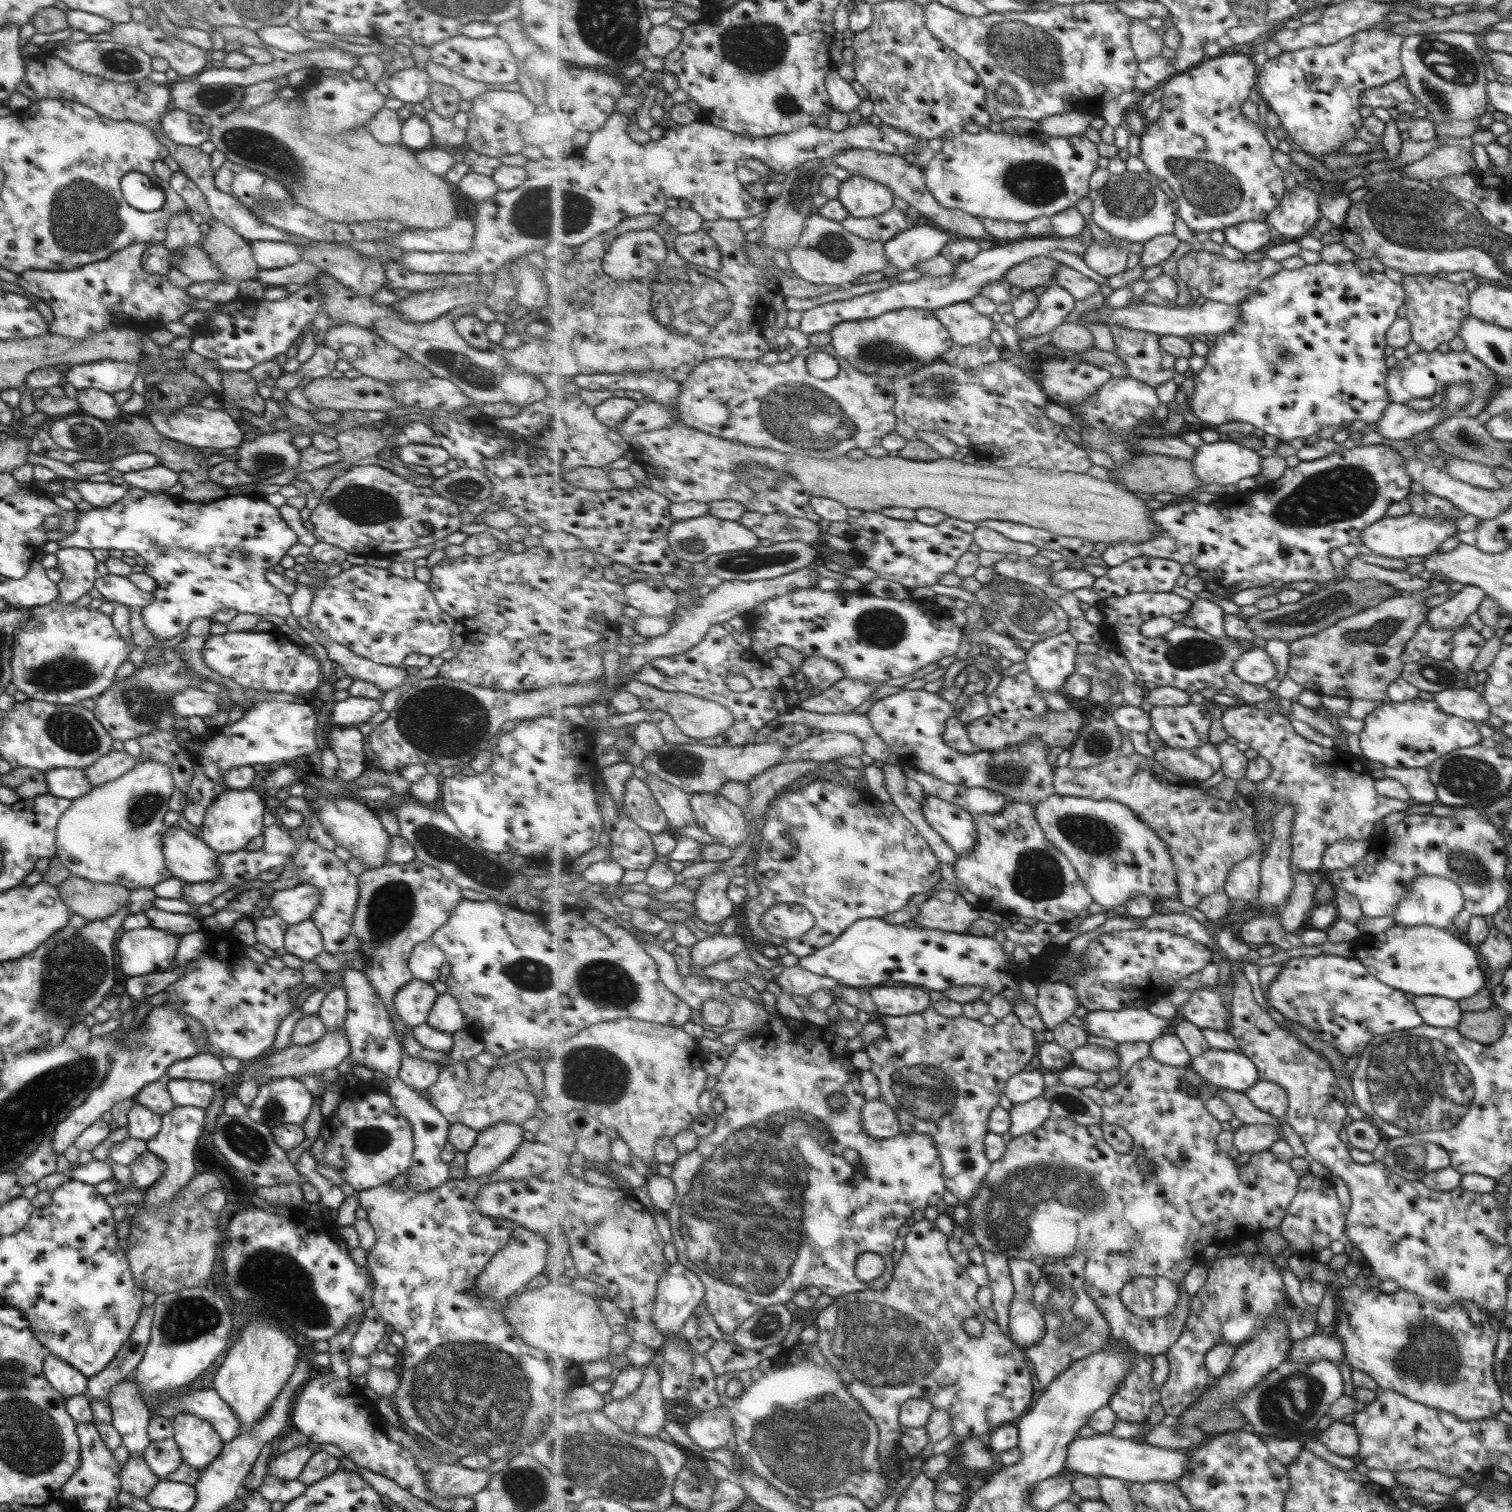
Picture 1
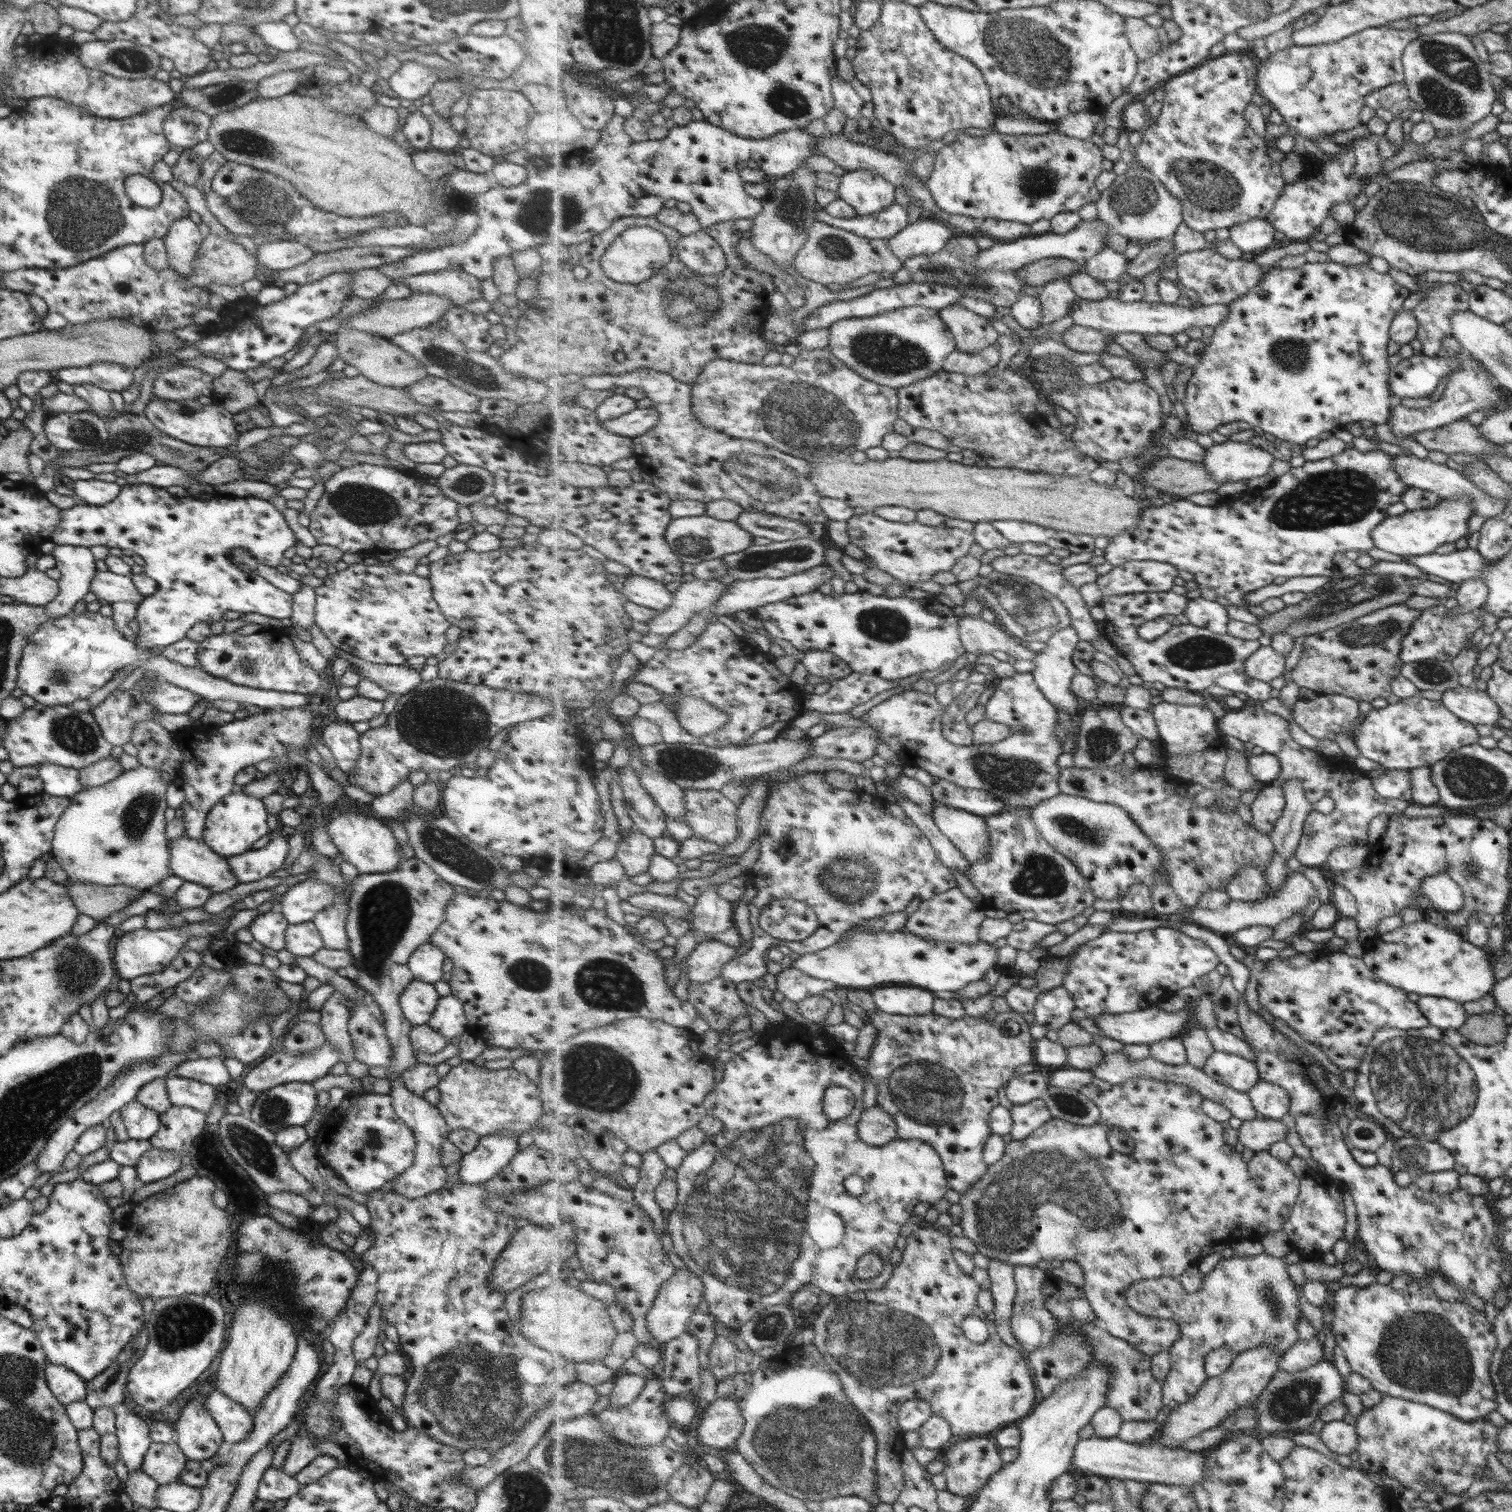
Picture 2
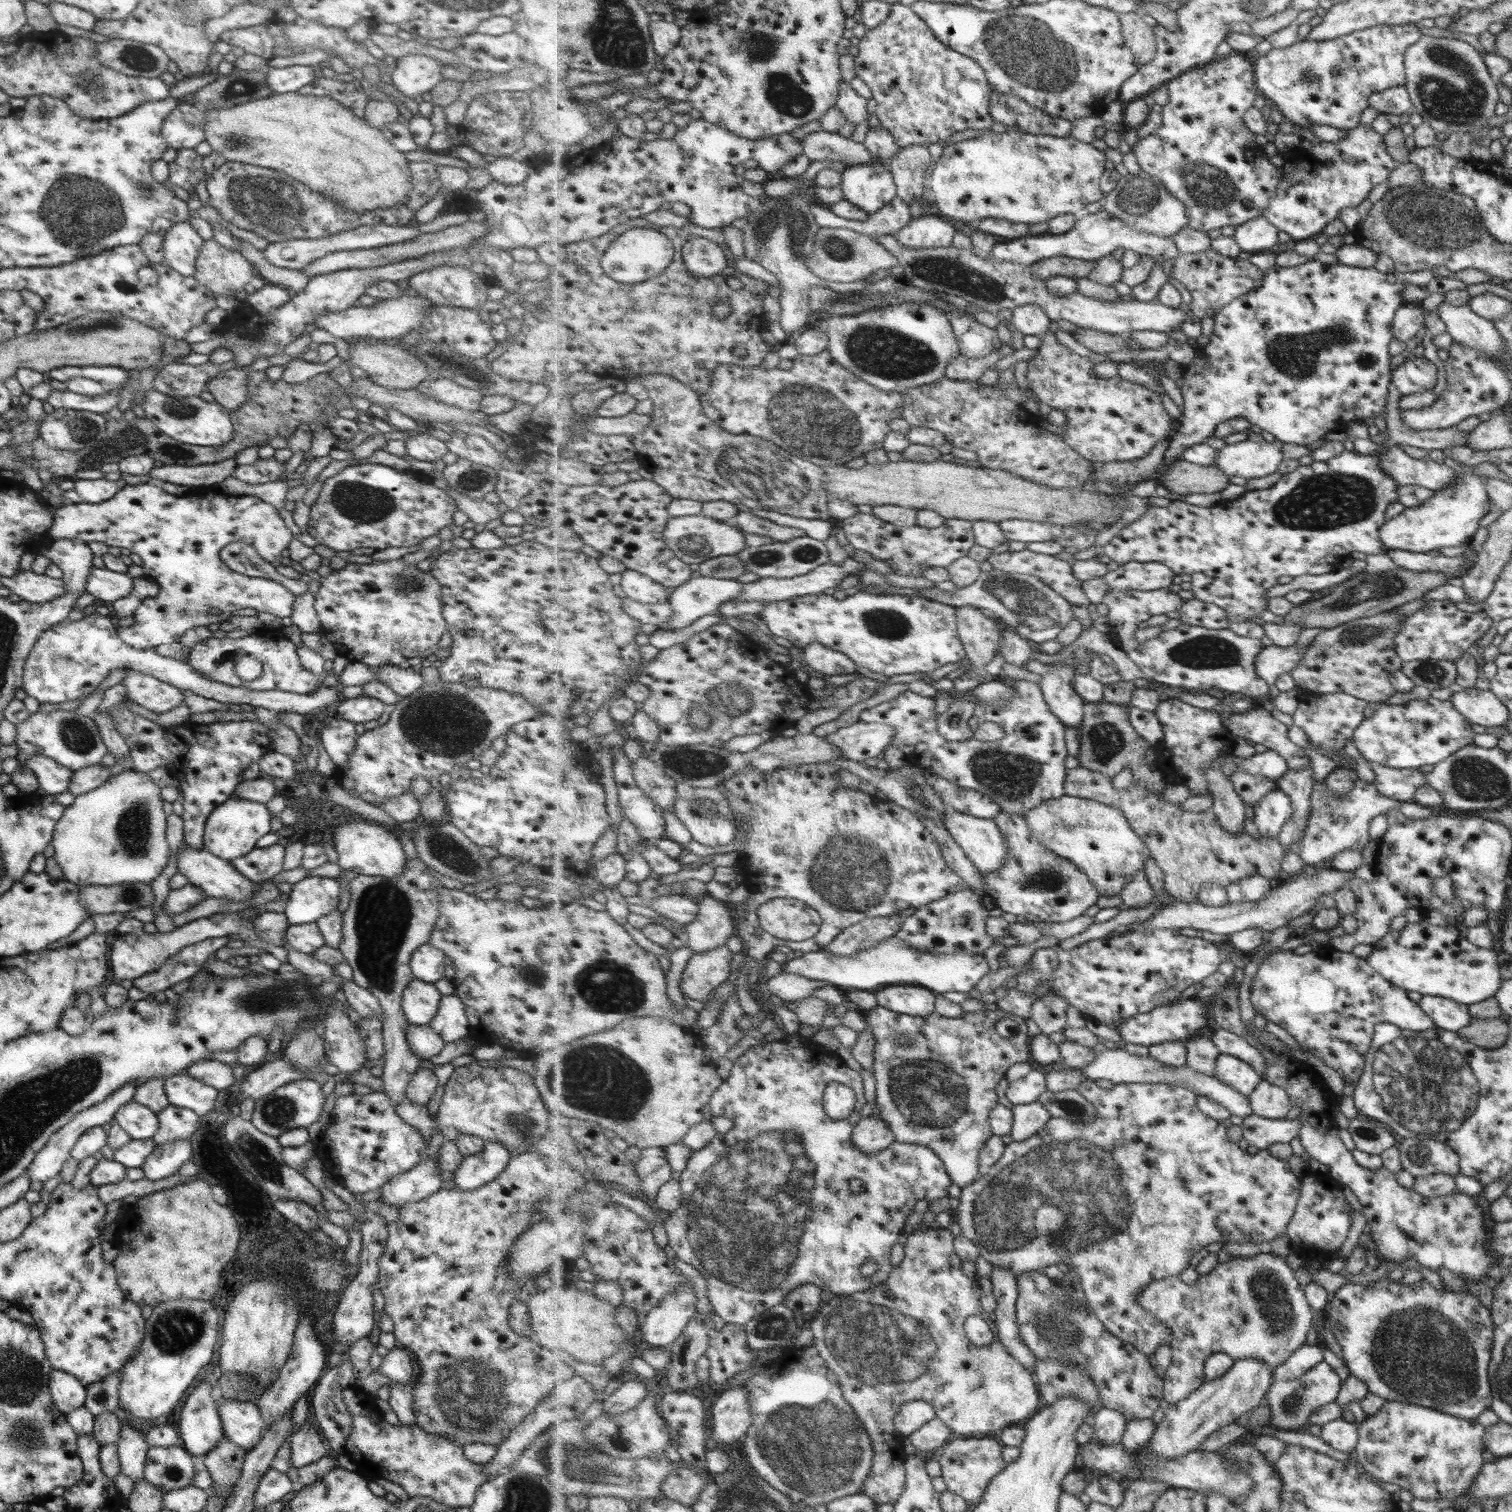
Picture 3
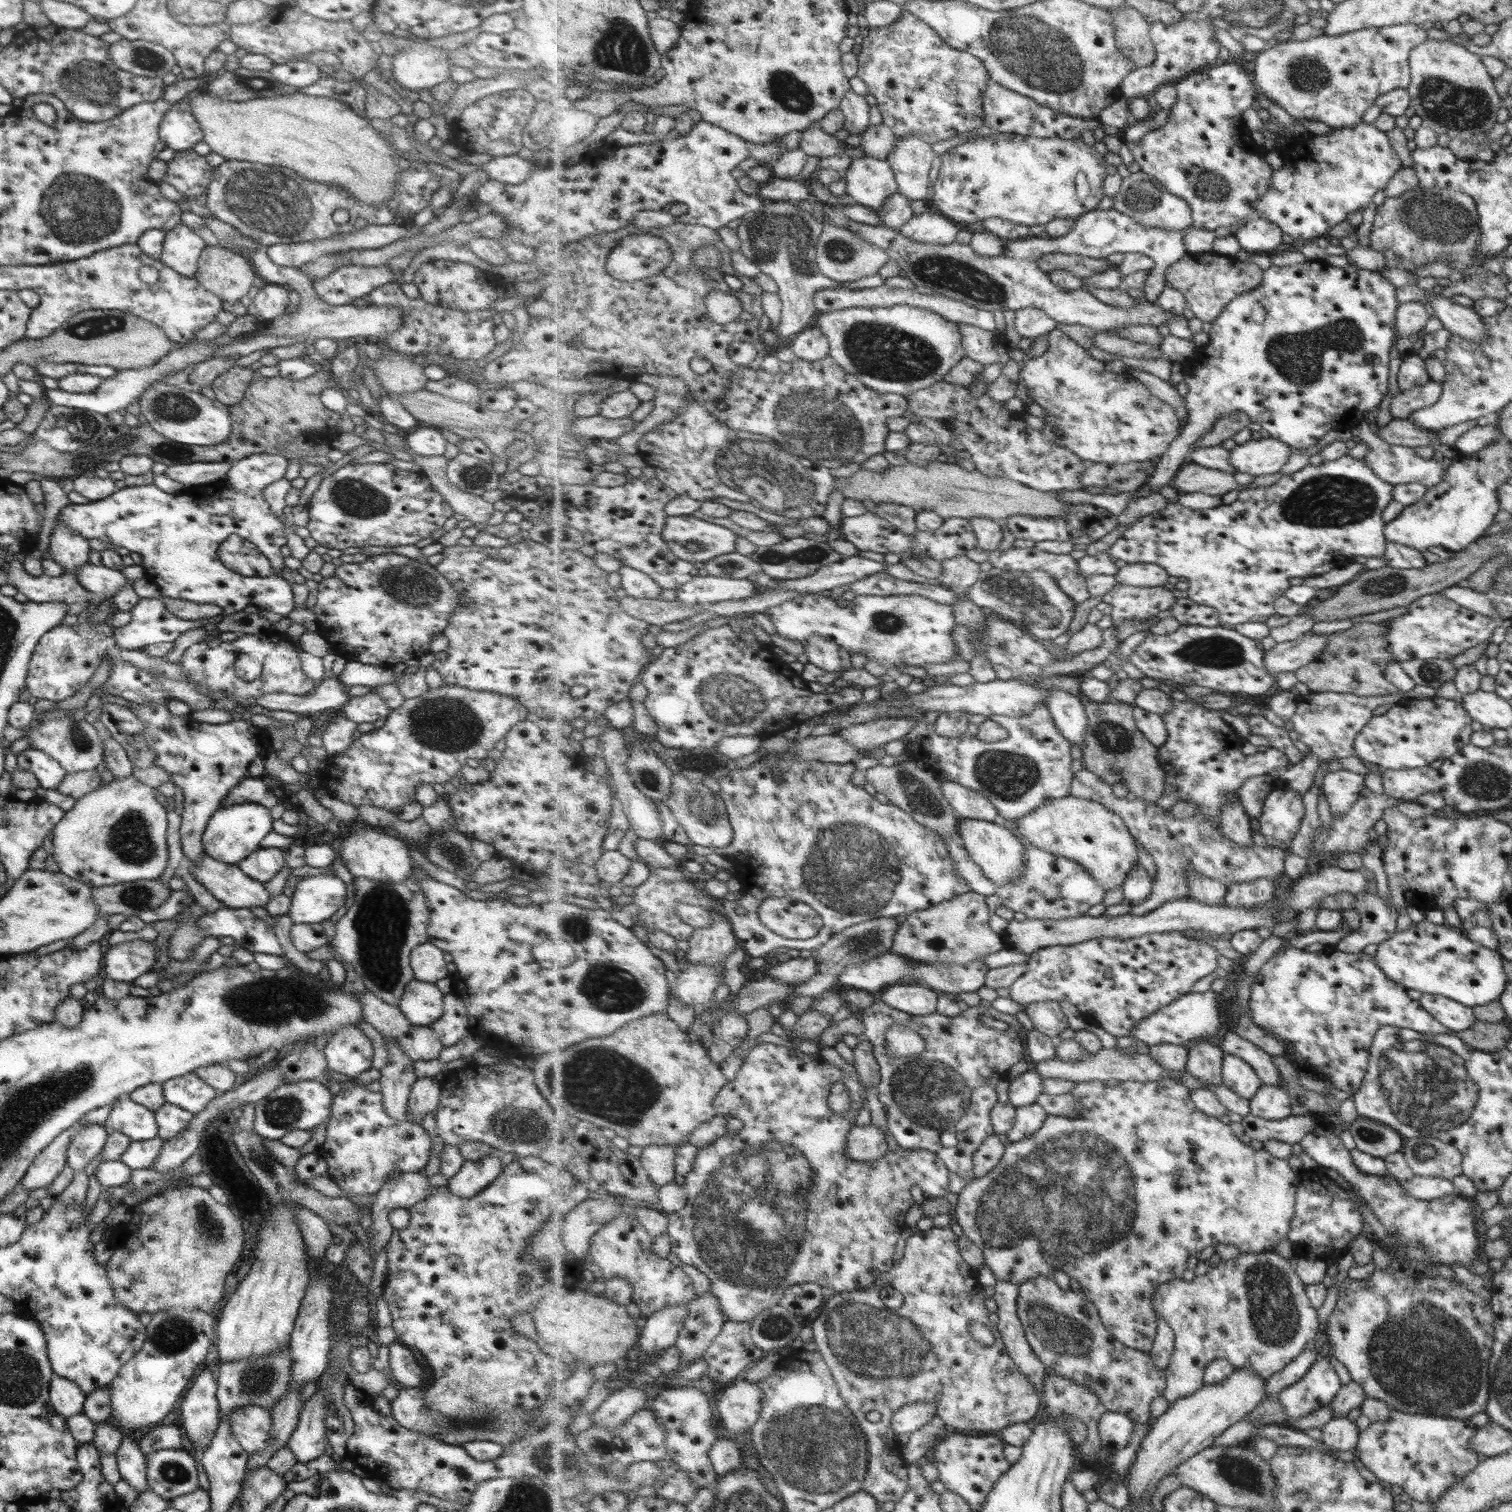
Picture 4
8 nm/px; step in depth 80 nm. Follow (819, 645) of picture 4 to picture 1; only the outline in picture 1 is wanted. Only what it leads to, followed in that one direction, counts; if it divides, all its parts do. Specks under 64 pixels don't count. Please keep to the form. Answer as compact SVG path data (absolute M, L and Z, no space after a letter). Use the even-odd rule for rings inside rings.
M819 656L805 658L800 670L812 686L818 688L820 692L846 677L845 671L839 664Z

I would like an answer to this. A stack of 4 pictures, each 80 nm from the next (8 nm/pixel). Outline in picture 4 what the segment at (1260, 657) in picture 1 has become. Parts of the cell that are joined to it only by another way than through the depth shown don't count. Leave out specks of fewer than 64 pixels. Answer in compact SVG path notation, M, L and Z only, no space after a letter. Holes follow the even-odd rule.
M1309 631L1294 640L1277 643L1266 653L1266 667L1276 680L1281 672L1295 672L1317 660L1329 641L1329 633L1317 635Z

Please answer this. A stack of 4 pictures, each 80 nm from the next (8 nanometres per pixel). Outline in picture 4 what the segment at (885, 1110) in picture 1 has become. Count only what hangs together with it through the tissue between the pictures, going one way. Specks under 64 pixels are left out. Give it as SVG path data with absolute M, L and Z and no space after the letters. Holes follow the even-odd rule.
M871 1123L855 1125L848 1134L846 1153L853 1160L869 1162L883 1158L889 1151L885 1132Z

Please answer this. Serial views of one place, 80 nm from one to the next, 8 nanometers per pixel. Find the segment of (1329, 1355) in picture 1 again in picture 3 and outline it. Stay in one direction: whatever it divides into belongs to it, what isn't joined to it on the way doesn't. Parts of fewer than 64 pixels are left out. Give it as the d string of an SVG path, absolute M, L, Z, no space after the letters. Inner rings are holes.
M1301 1346L1285 1364L1278 1366L1274 1371L1275 1380L1293 1380L1301 1378L1308 1370L1323 1362L1323 1350L1319 1346Z

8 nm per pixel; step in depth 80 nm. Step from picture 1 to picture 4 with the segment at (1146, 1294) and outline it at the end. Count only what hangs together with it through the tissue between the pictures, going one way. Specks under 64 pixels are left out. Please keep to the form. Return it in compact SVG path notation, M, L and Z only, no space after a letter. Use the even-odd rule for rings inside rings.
M1274 1250L1261 1254L1241 1253L1237 1258L1220 1262L1216 1267L1212 1268L1211 1272L1204 1276L1197 1276L1191 1282L1176 1279L1175 1281L1171 1281L1171 1283L1167 1282L1165 1285L1161 1285L1161 1287L1156 1290L1153 1298L1155 1310L1158 1312L1159 1317L1163 1317L1171 1325L1175 1333L1174 1354L1171 1357L1169 1366L1165 1369L1167 1377L1167 1394L1164 1396L1167 1401L1172 1404L1179 1399L1191 1397L1192 1394L1202 1389L1205 1385L1204 1374L1206 1373L1206 1368L1214 1360L1221 1360L1224 1358L1231 1362L1234 1368L1248 1366L1263 1378L1268 1379L1274 1376L1274 1374L1279 1373L1280 1370L1286 1368L1286 1366L1291 1364L1300 1354L1303 1354L1303 1351L1307 1349L1307 1344L1317 1336L1317 1332L1324 1330L1321 1329L1319 1320L1317 1319L1317 1309L1310 1301L1306 1284L1302 1282L1294 1268L1294 1261L1277 1254Z

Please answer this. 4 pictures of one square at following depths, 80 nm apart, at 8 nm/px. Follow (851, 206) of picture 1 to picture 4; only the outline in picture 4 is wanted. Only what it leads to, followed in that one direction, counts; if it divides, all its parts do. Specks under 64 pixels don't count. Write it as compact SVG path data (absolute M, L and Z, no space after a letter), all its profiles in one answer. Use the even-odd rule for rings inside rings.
M873 155L854 157L845 170L847 194L857 203L881 210L886 200L899 191L898 180L888 159Z

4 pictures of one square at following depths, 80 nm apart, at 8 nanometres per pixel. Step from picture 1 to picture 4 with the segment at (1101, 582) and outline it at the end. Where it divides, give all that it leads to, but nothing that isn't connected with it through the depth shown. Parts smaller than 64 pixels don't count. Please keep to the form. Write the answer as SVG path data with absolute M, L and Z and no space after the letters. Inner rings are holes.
M1141 562L1127 563L1116 572L1115 576L1118 578L1118 583L1143 588L1165 586L1171 578L1163 566Z

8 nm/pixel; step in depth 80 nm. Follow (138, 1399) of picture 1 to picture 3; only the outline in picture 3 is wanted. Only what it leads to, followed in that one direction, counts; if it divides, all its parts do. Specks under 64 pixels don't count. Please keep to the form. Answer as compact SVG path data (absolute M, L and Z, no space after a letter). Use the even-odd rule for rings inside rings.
M123 1419L120 1423L119 1438L116 1442L116 1452L119 1462L119 1472L133 1483L143 1479L146 1452L148 1449L144 1436L136 1429L132 1429Z

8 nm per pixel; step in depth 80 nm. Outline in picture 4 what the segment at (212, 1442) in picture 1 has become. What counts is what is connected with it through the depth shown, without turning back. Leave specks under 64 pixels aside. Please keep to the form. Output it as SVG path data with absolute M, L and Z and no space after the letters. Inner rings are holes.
M200 1366L193 1384L179 1400L179 1416L183 1419L180 1430L185 1446L191 1444L193 1450L205 1448L213 1436L220 1417L215 1393L216 1380L211 1370Z

